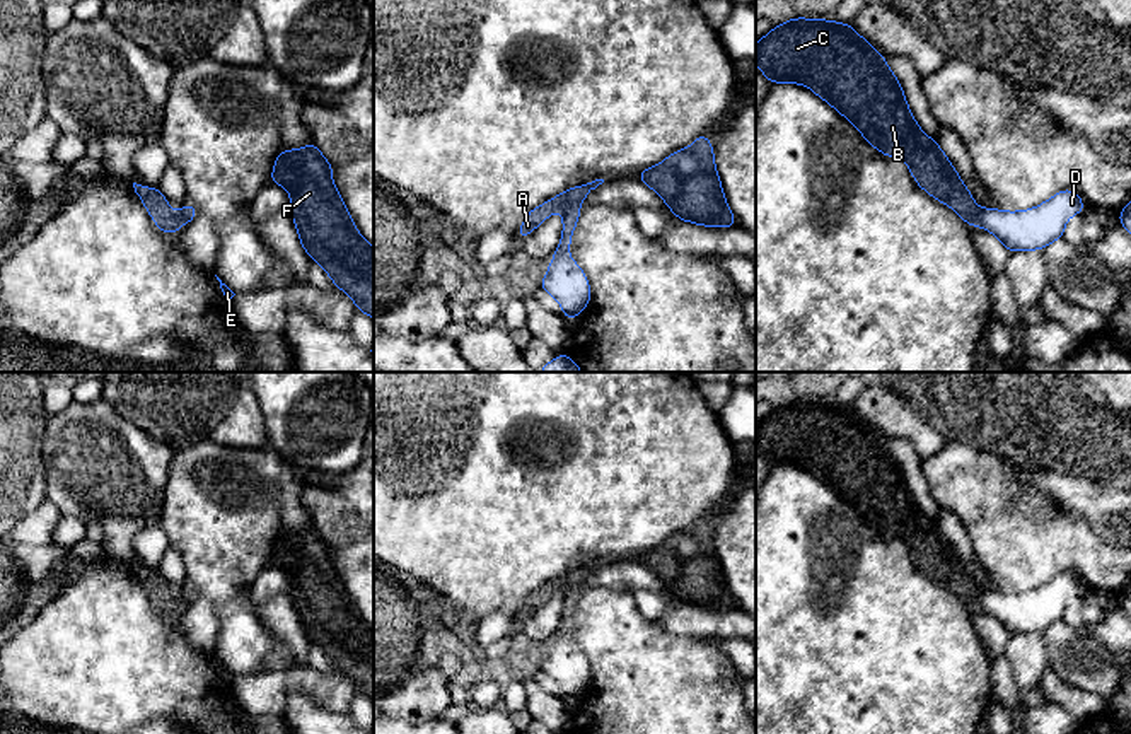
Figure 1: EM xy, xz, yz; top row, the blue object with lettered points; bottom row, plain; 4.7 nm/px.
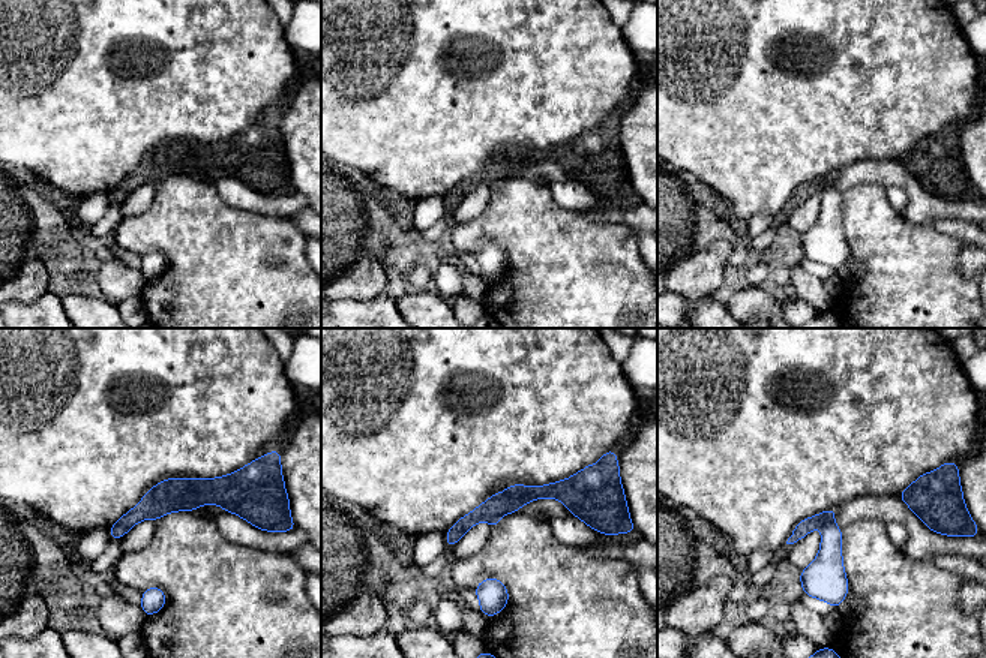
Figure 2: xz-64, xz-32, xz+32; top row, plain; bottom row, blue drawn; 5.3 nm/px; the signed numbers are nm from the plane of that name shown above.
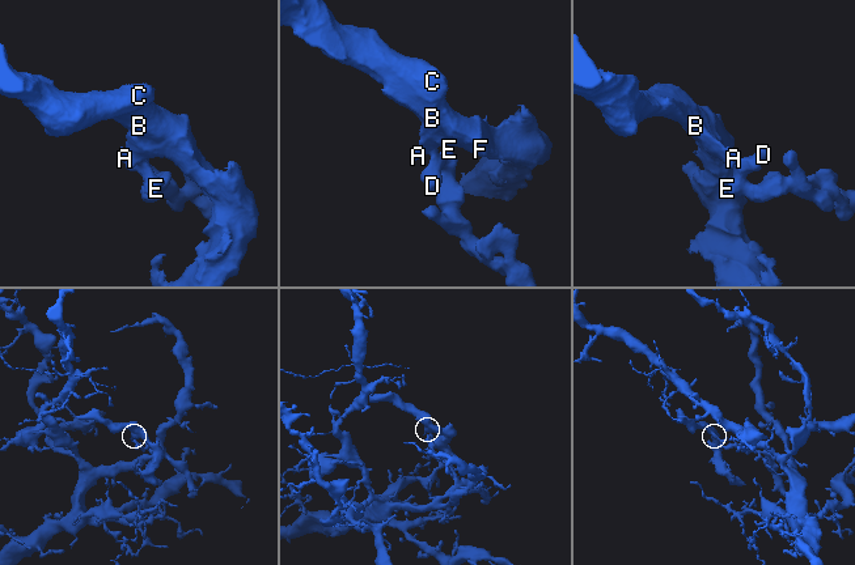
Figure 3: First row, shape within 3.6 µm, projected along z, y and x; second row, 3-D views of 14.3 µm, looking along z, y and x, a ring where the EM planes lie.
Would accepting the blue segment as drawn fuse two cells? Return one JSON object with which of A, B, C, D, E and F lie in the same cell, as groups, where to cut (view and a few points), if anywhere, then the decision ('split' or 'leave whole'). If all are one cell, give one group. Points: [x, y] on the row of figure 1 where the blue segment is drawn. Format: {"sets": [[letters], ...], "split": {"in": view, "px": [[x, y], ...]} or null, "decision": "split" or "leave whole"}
{"sets": [["A", "B", "C", "F"], ["D", "E"]], "split": {"in": "yz", "px": [[974, 209], [976, 224]]}, "decision": "split"}

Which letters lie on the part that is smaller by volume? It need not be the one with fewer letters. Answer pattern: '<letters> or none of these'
A, B, C, F

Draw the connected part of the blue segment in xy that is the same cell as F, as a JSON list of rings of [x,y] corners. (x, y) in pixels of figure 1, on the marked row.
[[[312,142],[280,152],[270,183],[290,193],[290,213],[309,258],[374,319],[374,248],[357,230],[331,176],[333,166]]]

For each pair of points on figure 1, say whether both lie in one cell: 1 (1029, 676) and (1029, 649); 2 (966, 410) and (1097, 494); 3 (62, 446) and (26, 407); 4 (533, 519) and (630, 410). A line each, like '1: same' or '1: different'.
1: same
2: different
3: different
4: same

